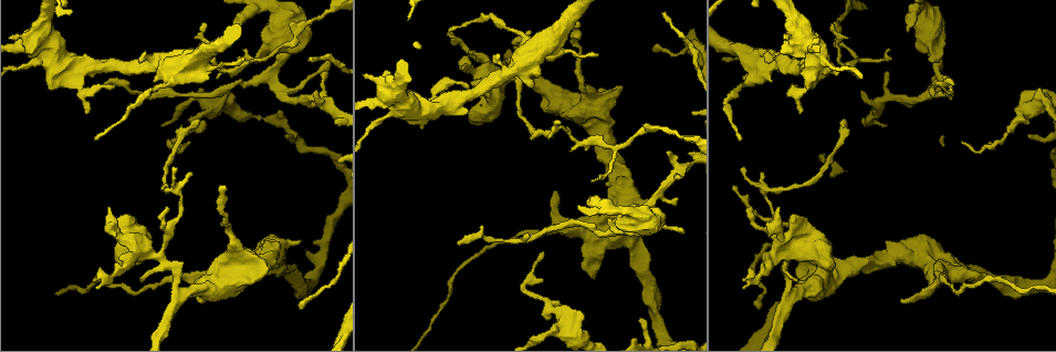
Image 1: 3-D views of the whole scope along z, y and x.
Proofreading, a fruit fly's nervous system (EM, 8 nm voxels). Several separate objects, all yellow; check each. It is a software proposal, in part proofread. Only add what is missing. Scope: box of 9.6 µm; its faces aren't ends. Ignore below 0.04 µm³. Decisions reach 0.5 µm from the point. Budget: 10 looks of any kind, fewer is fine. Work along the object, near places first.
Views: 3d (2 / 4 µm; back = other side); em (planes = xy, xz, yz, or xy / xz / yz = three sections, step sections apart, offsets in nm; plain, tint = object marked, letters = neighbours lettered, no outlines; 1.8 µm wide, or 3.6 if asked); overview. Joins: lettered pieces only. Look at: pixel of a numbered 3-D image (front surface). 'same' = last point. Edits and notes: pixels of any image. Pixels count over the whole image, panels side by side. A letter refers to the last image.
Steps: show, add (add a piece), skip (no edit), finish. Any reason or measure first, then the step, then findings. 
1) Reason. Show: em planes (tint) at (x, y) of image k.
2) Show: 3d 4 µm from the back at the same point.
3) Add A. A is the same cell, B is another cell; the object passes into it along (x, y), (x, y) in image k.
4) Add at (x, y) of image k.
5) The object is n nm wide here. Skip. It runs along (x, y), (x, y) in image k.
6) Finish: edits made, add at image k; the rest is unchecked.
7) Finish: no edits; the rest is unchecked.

Thin end. Show: 3d 2 µm at (845, 121) of image 1.

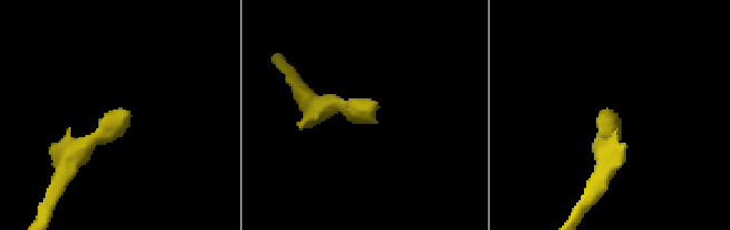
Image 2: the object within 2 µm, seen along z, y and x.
Show: em xz step 8 (letters) at (616, 118) of image 2.

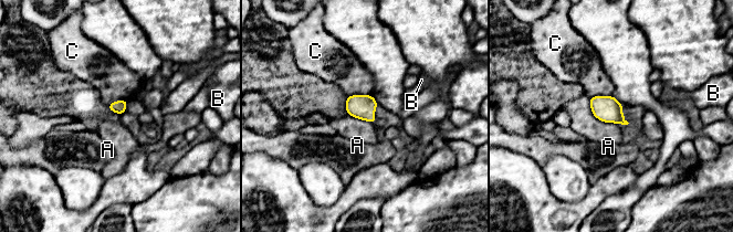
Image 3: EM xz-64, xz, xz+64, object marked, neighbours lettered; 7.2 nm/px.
Skip. A, B and C are other cells; a border runs along (588, 98), (597, 118), (626, 125) in image 3; none of them fits.

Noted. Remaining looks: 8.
Show: em yz step 16 (plain) at (217, 104) of image 1.

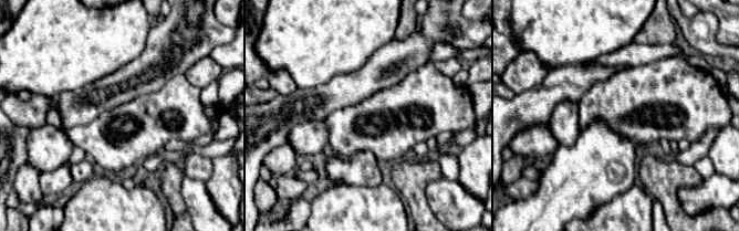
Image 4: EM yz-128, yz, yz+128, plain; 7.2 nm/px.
What lies round it. Show: em yz step 16 (letters) at the same point.

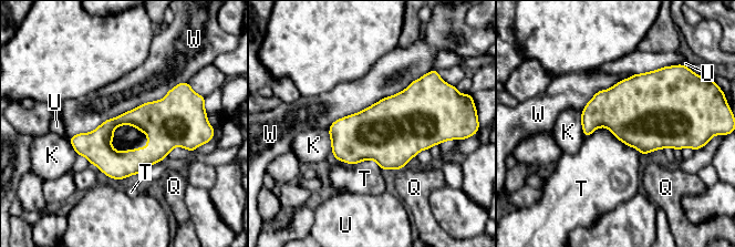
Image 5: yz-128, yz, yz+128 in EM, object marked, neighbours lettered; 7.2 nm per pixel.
Skip. K, Q, T, U and W are other cells; a border runs along (185, 81), (158, 100), (70, 137) in image 5; no lettered piece goes on from it.

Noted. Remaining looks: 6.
Arms part here. Show: 3d 2 µm at (935, 65) of image 1.

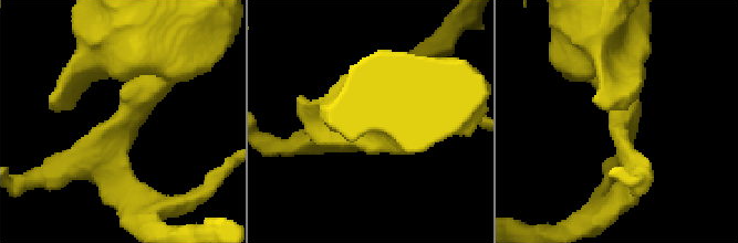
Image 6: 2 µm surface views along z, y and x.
3 arms meet here; the arms are 200, 220, 600 nm wide. Show: em xy step 16 (plain) at (622, 121) of image 6.

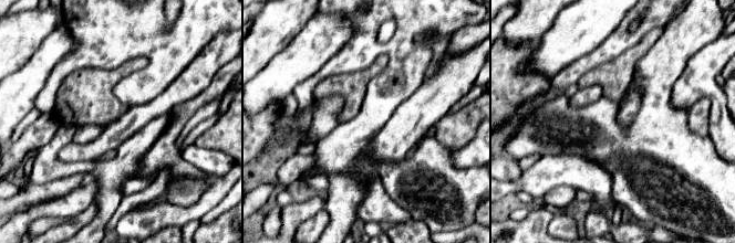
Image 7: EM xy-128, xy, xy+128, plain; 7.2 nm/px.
What lies round it. Show: em xy step 16 (letters) at the same point.

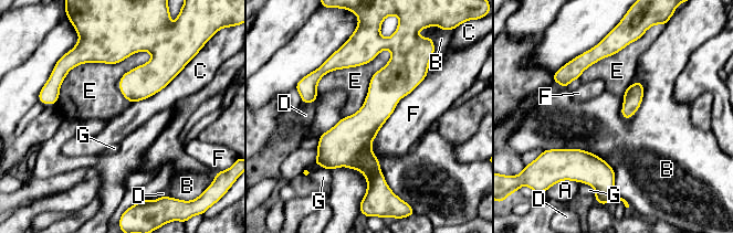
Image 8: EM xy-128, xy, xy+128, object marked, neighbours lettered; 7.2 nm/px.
Skip. A, B, C, D, E, F and G are other cells; it runs along (395, 55), (364, 125), (375, 182) in image 8; no lettered piece goes on from it.

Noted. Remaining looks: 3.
Show: 3d 2 µm at (928, 282) of image 1.

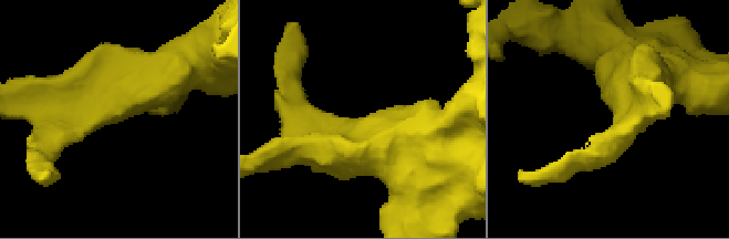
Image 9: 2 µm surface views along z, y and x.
Show: em yz step 16 (letters) at (114, 119) of image 9.

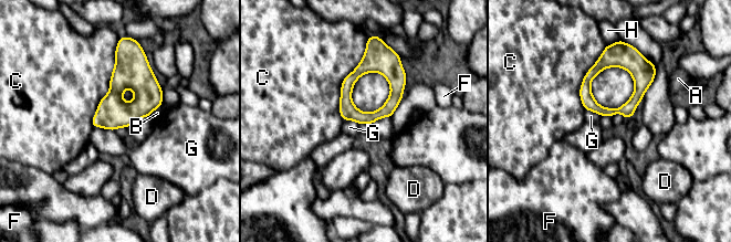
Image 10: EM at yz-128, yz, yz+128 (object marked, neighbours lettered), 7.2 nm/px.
Skip. A, B, C, D, F, G and H are other cells; a border runs along (93, 126), (114, 130) in image 10; none of them fits.

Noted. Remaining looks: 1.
Finish: no edits; the rest is unchecked.

